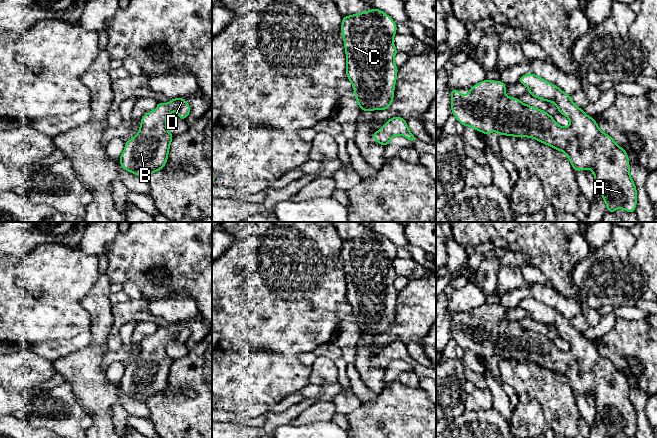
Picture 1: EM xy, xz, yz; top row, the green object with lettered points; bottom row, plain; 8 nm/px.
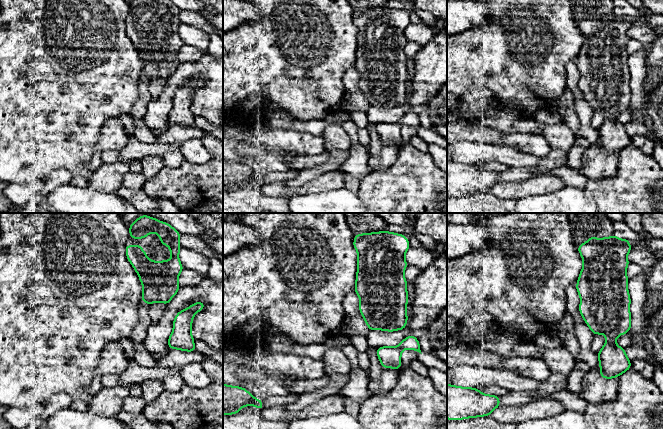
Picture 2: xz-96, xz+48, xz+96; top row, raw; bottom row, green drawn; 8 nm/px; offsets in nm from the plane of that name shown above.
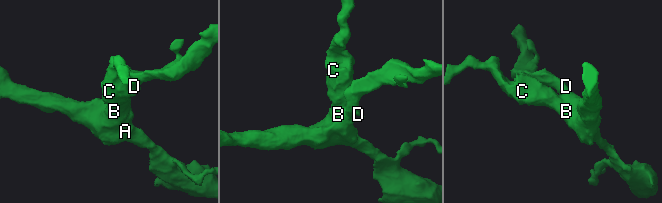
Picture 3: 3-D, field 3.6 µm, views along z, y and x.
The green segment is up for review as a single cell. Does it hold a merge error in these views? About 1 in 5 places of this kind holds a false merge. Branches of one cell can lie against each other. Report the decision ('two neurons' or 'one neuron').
one neuron

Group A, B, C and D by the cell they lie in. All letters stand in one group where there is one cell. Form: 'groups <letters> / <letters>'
groups A B C D

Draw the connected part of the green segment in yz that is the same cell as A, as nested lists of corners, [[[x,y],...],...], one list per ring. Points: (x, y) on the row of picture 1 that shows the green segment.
[[[533,73],[523,74],[519,83],[529,88],[529,95],[538,99],[553,102],[558,112],[570,119],[569,127],[559,126],[546,111],[522,103],[518,98],[505,95],[506,84],[503,81],[484,81],[472,86],[468,95],[461,95],[458,89],[451,88],[452,114],[463,126],[470,126],[485,135],[497,131],[498,135],[530,137],[565,152],[575,171],[591,169],[595,184],[607,205],[607,211],[614,213],[616,209],[635,212],[637,190],[629,171],[629,159],[625,149],[619,147],[613,138],[602,132],[597,122],[578,108],[571,96],[556,85],[547,82]]]

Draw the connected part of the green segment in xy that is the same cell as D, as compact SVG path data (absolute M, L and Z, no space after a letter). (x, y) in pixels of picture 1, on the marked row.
M173 98L168 104L159 102L155 110L142 116L137 135L125 142L124 151L118 159L124 170L145 179L165 166L173 139L166 128L166 120L175 110L182 120L191 112L184 98Z

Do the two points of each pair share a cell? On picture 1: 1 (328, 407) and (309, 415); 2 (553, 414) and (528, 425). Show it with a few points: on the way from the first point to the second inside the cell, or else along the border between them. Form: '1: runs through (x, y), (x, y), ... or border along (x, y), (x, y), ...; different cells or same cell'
1: runs through (323, 411), (314, 414); same cell
2: border along (529, 400), (540, 405), (550, 426); different cells

